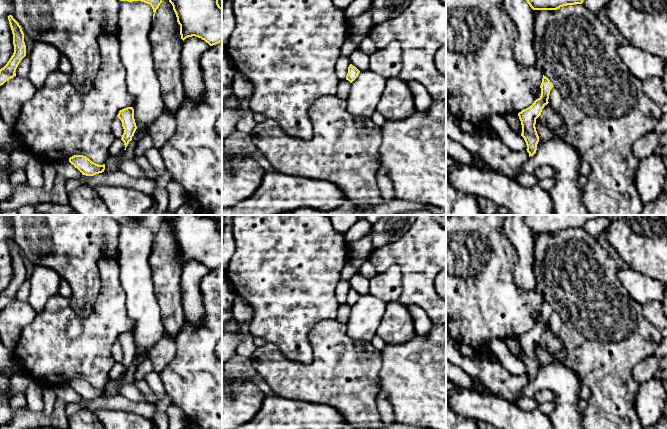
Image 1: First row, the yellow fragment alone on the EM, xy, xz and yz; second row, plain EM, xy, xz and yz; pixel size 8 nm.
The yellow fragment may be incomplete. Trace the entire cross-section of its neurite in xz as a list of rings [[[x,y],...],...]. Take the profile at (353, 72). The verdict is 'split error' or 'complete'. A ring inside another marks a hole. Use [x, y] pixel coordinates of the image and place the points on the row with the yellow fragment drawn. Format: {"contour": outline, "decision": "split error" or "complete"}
{"contour": [[[350,64],[348,67],[348,73],[346,75],[346,80],[352,83],[358,77],[359,73],[360,71],[355,66]]], "decision": "complete"}

